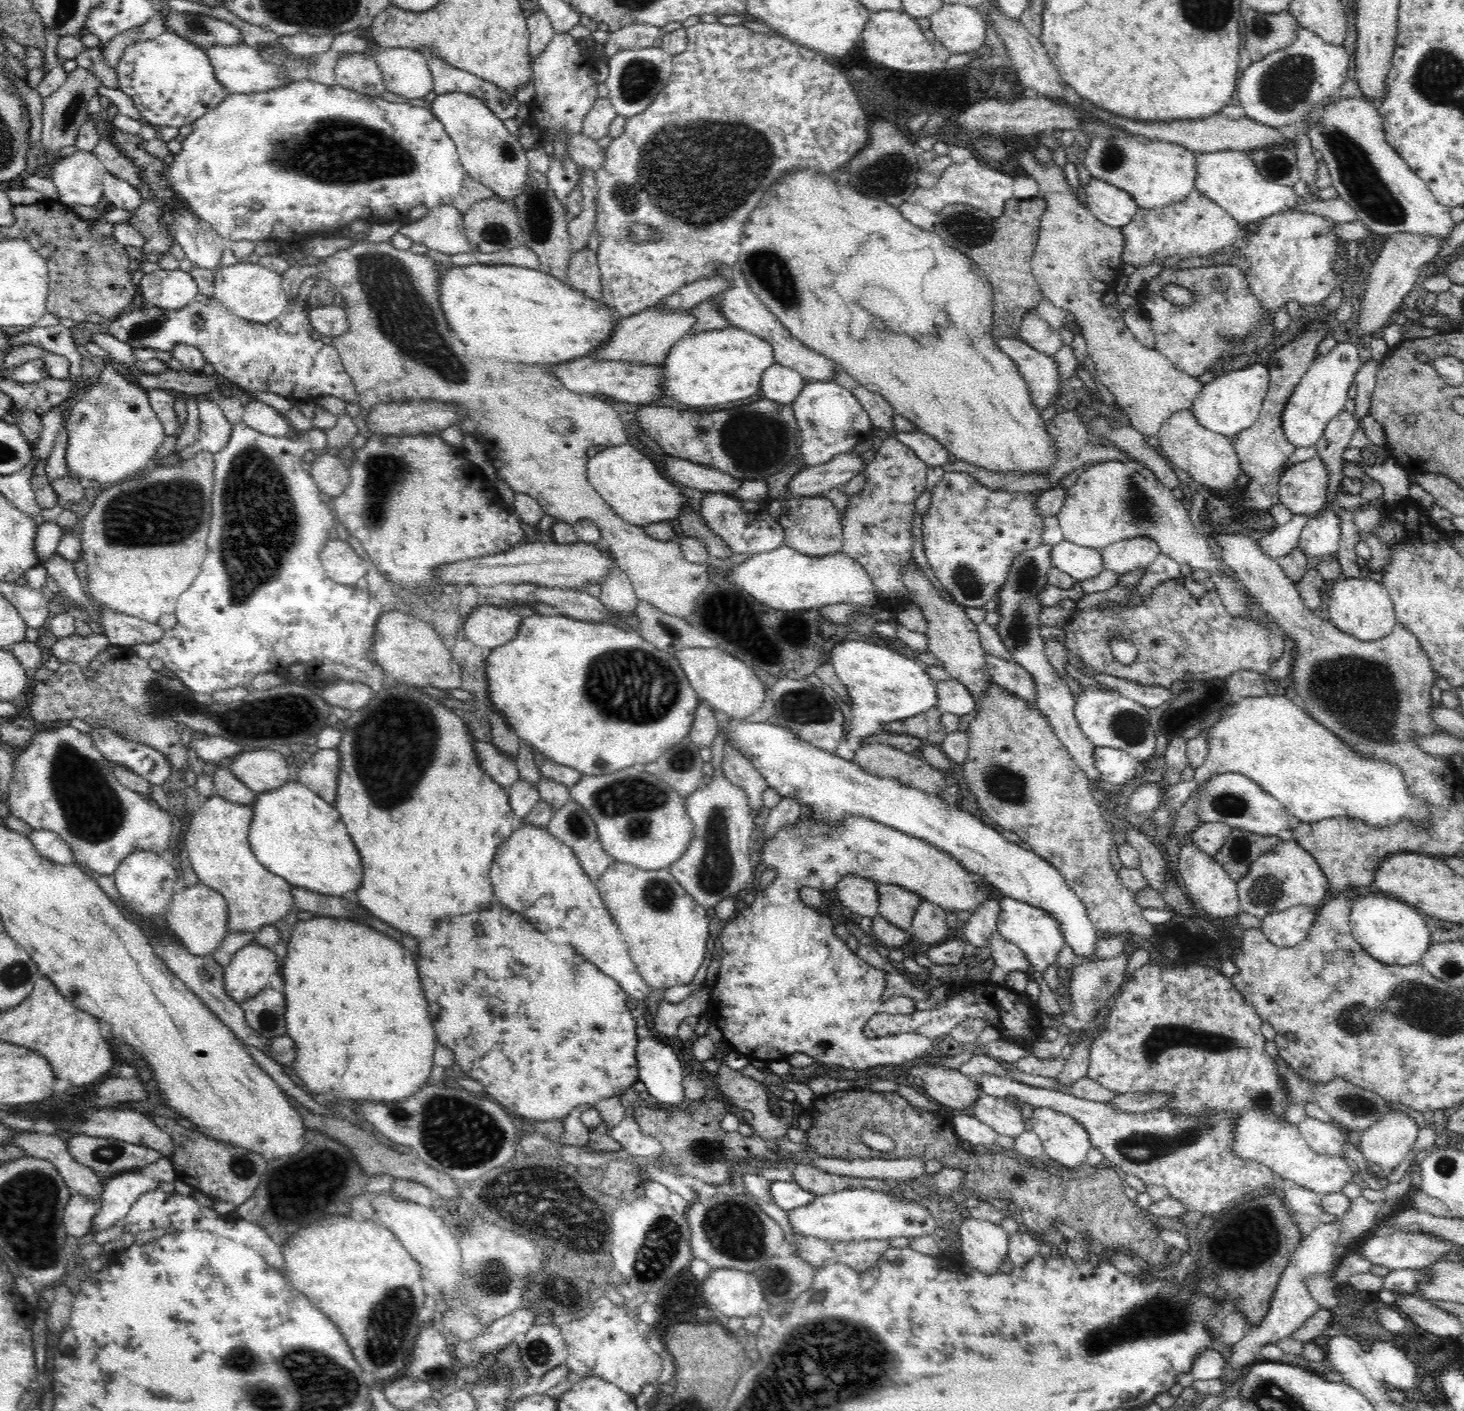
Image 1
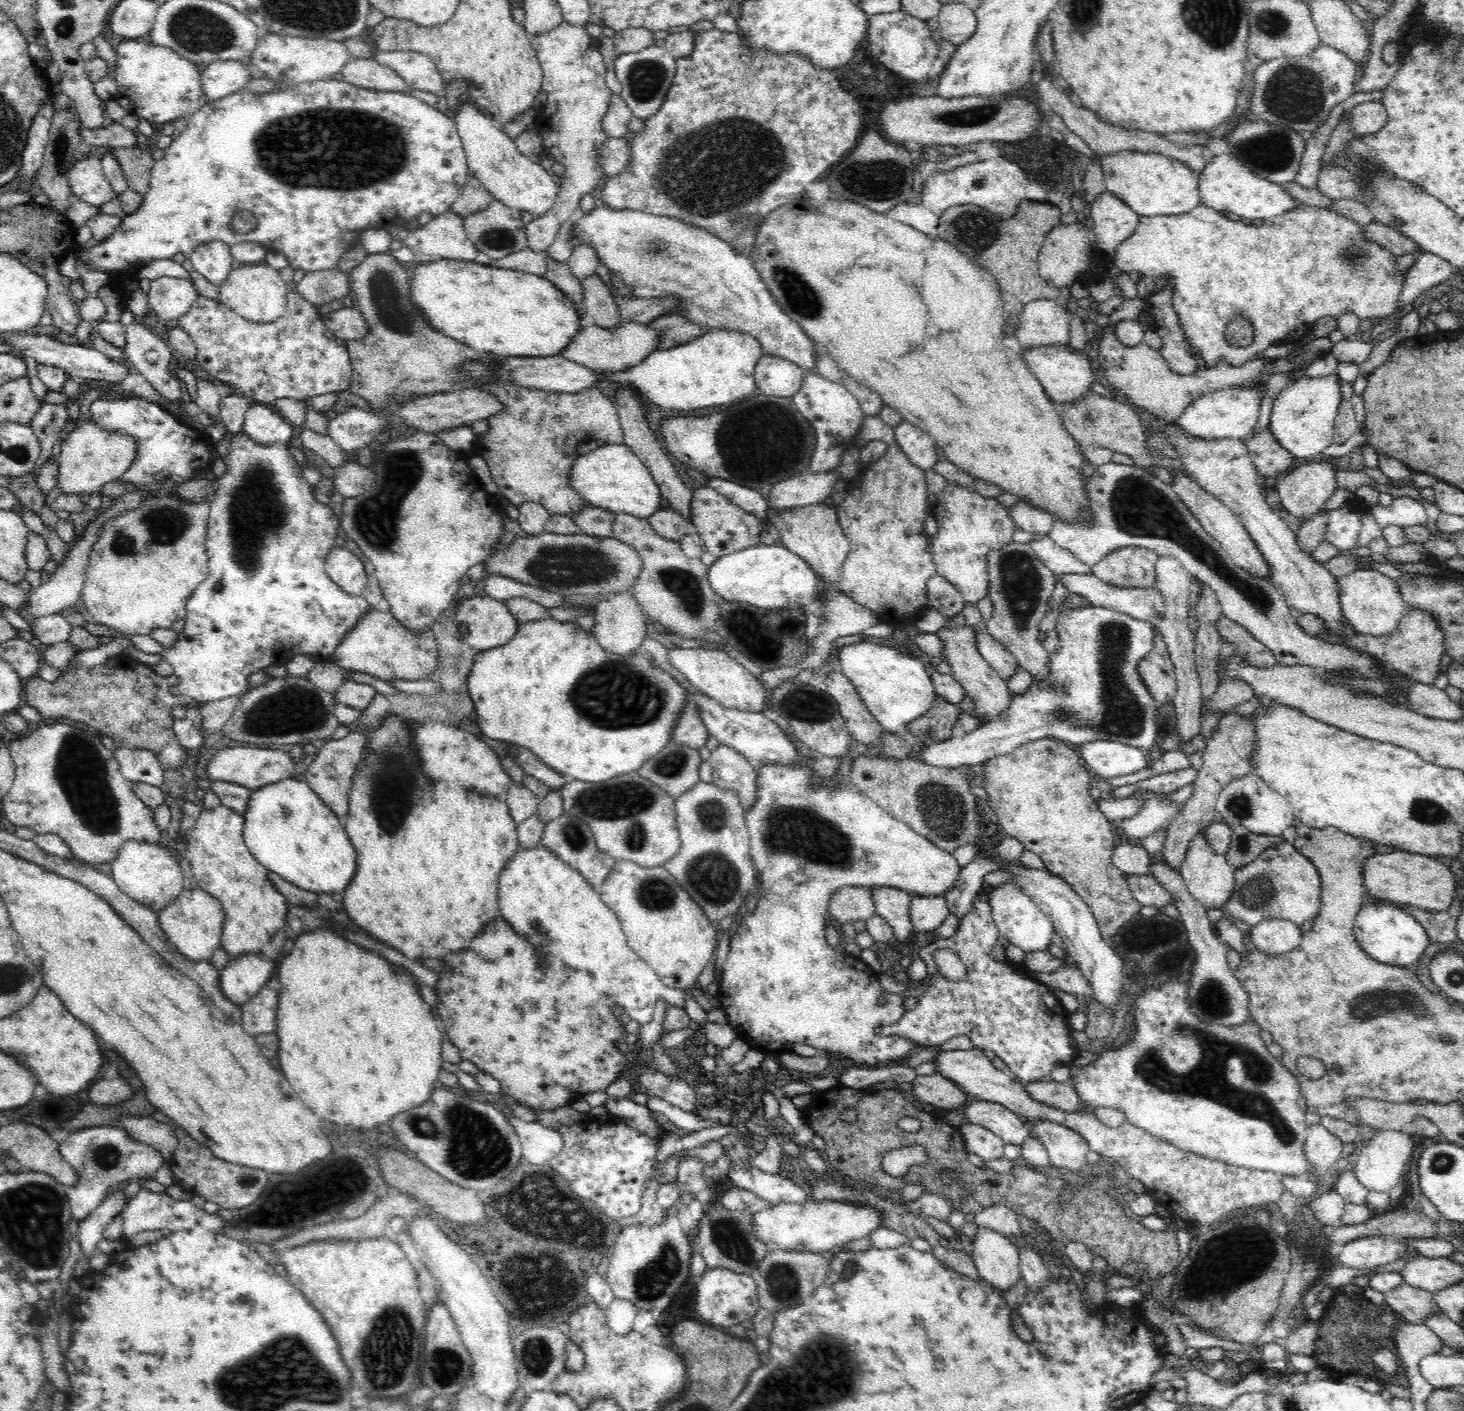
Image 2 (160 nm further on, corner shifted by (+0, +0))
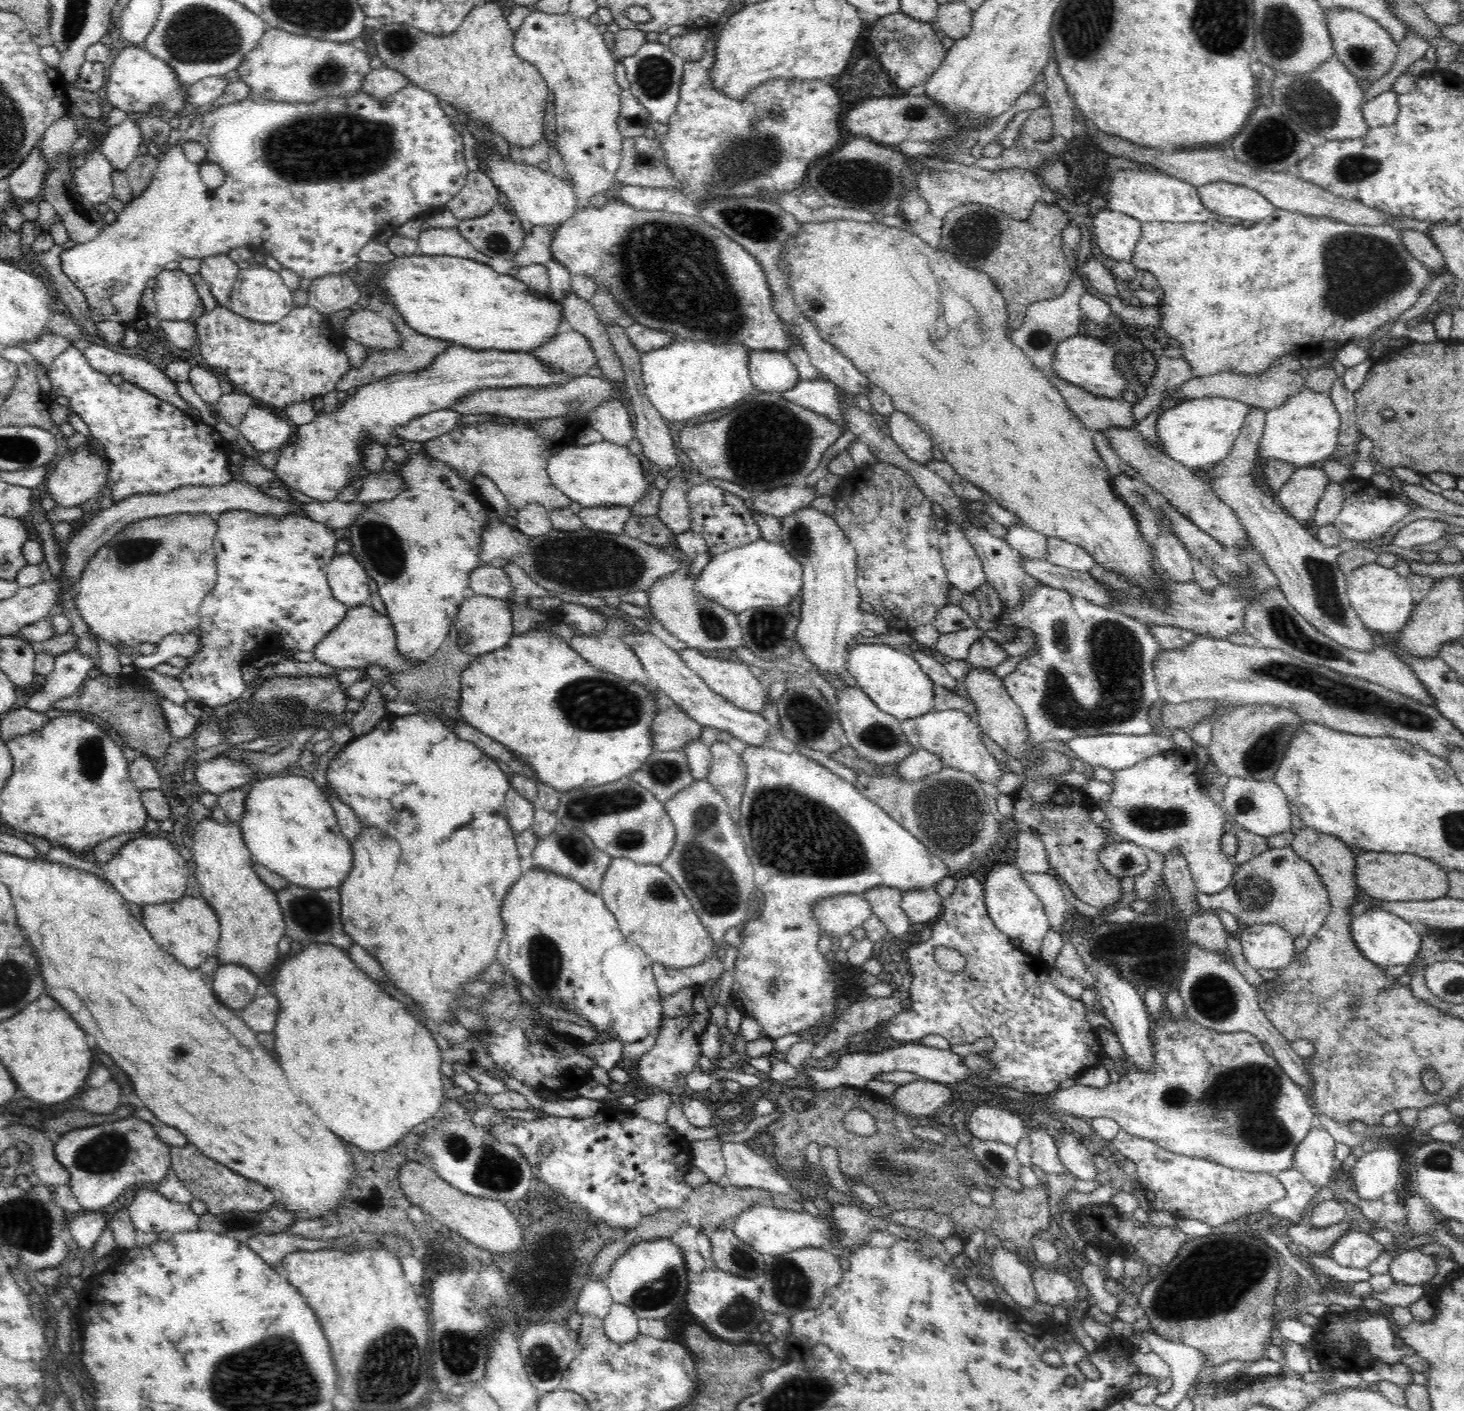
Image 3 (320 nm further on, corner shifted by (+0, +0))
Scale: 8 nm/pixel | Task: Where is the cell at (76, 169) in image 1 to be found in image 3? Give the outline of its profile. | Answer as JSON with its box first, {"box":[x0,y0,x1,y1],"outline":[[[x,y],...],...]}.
{"box":[73,149,114,204],"outline":[[[102,149],[92,150],[83,164],[74,168],[73,183],[78,194],[94,204],[110,200],[114,197],[112,171],[112,165],[106,160]]]}

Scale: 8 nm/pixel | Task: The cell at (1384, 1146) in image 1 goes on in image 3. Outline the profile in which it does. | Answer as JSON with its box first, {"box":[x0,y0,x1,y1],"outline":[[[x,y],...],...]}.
{"box":[1350,1146,1401,1200],"outline":[[[1377,1146],[1357,1159],[1350,1172],[1350,1182],[1354,1182],[1360,1199],[1378,1200],[1386,1193],[1401,1186],[1401,1156],[1393,1147]]]}

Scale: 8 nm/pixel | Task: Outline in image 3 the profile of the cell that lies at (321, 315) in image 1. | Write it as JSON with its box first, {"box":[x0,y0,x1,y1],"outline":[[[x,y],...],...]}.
{"box":[344,309,402,350],"outline":[[[367,309],[353,312],[346,318],[344,334],[367,349],[396,350],[402,342],[402,335],[398,334],[392,320]]]}

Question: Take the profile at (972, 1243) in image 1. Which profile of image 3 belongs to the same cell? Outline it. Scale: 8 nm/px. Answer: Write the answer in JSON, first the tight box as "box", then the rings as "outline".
{"box":[990,1247,1038,1308],"outline":[[[998,1247],[991,1258],[990,1275],[994,1277],[1000,1286],[1004,1288],[1006,1294],[1016,1302],[1016,1307],[1032,1308],[1038,1302],[1038,1293],[1032,1278],[1032,1268],[1029,1264],[1020,1261],[1020,1255],[1015,1252],[1008,1251],[1004,1247]]]}

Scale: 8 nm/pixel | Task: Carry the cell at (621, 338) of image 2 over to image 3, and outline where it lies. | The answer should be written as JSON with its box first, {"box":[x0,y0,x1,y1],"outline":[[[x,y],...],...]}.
{"box":[531,328,597,376],"outline":[[[564,328],[548,342],[531,350],[541,362],[571,376],[584,376],[597,364],[590,341],[575,330]]]}

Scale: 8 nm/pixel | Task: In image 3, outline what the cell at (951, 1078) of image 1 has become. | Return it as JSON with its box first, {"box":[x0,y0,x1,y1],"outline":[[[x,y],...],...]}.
{"box":[889,1079,952,1116],"outline":[[[921,1079],[900,1085],[889,1098],[897,1114],[904,1116],[930,1116],[942,1108],[952,1092],[942,1083]]]}

